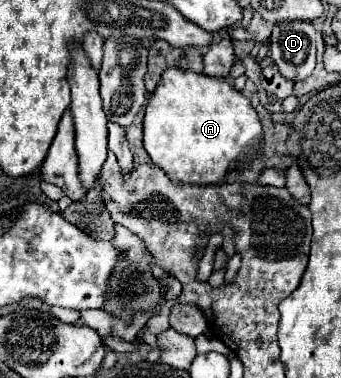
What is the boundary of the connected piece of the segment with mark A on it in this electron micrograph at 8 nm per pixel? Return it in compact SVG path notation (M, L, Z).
M167 68L155 88L155 92L149 96L149 102L147 102L147 108L145 108L145 118L143 118L143 146L151 158L153 164L157 164L159 168L163 168L171 180L175 182L185 182L185 184L215 184L219 180L225 178L225 174L239 162L249 162L249 156L255 154L253 148L259 146L261 142L261 134L263 134L263 128L261 128L261 122L259 122L259 116L257 112L253 110L251 102L241 94L237 92L227 80L215 80L215 78L209 78L207 74L195 74L195 72L187 72L187 70L179 70L179 68Z

